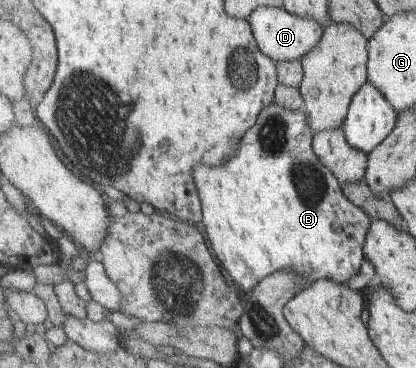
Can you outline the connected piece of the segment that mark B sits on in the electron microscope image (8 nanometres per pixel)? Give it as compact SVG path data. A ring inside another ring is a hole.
M274 102L264 109L254 128L244 135L244 139L240 141L240 149L236 149L236 155L230 161L226 161L224 165L216 167L199 165L195 169L196 186L203 202L203 224L208 235L208 241L210 241L212 251L216 253L216 258L220 261L221 266L224 267L225 272L232 277L233 281L236 281L237 285L240 285L244 293L250 293L253 290L253 286L259 285L262 279L266 279L266 277L276 273L276 271L294 270L303 279L306 278L308 285L321 278L347 284L354 275L360 273L363 267L366 260L364 245L367 242L372 220L368 214L352 203L347 195L344 194L342 183L316 156L313 149L313 141L314 133L311 126L308 125L308 114L304 109L301 111L290 111L290 109L284 109L284 107L280 107L278 103Z

